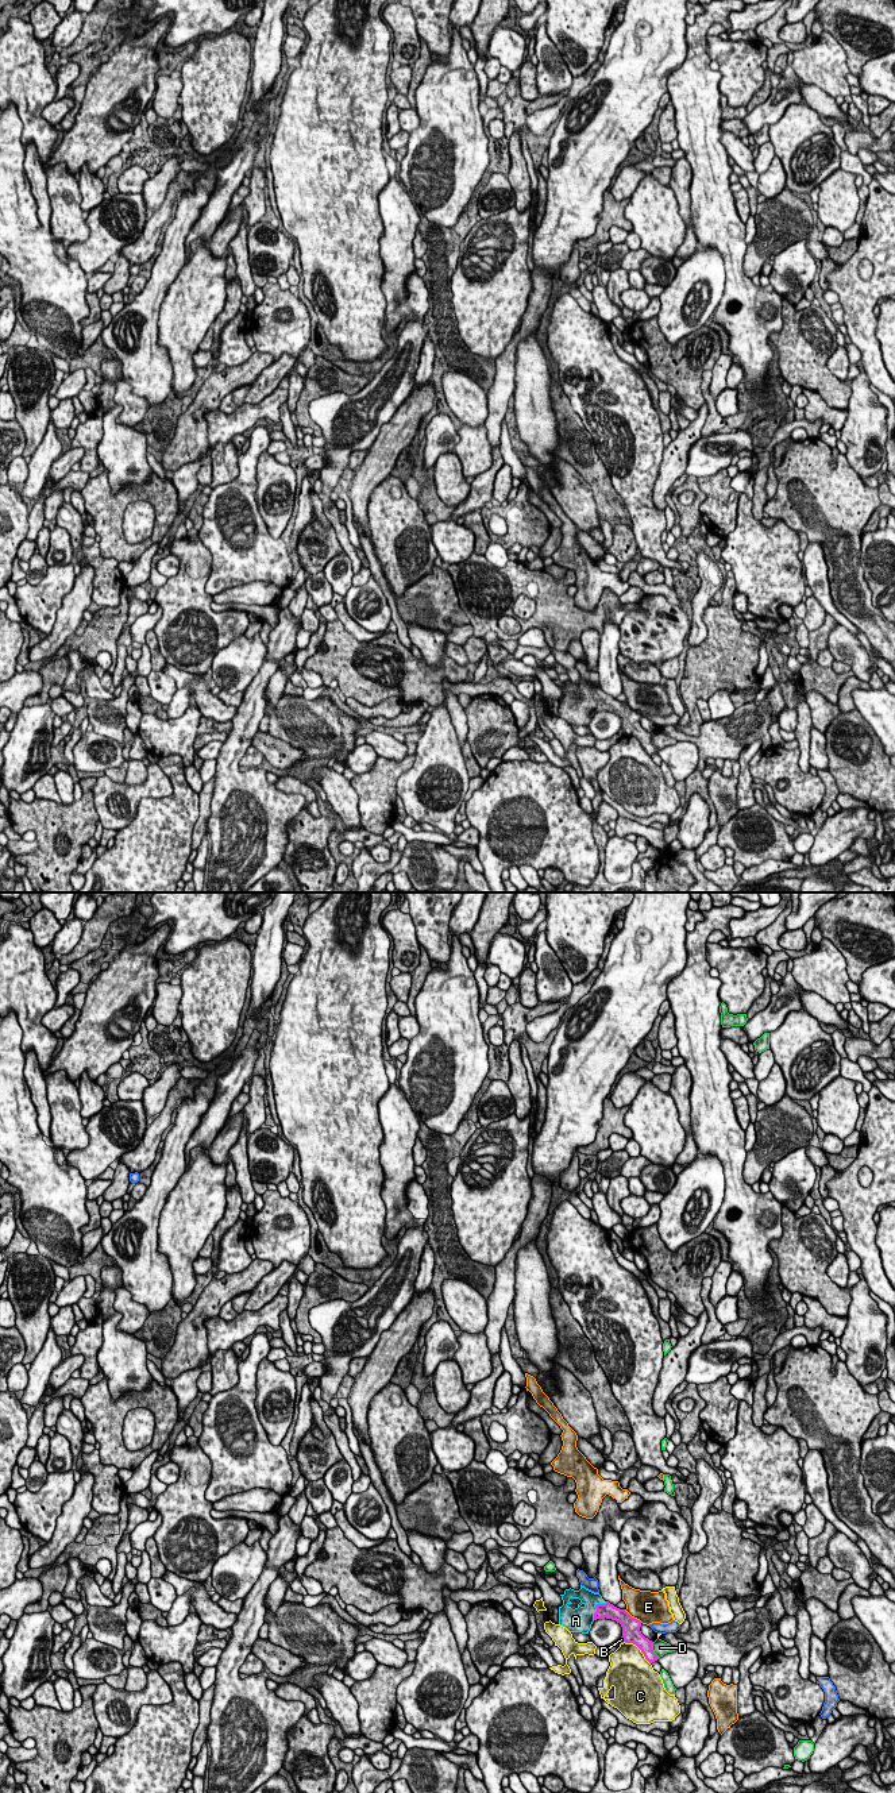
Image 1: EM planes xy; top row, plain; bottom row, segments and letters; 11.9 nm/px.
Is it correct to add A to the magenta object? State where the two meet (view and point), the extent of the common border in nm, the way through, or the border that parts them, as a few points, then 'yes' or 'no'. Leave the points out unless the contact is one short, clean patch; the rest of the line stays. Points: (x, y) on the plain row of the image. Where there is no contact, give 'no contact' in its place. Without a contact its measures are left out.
meets magenta in xy at (595, 700); contact 280 nm long; runs through xy (609, 704), (595, 700), (579, 713); yes

